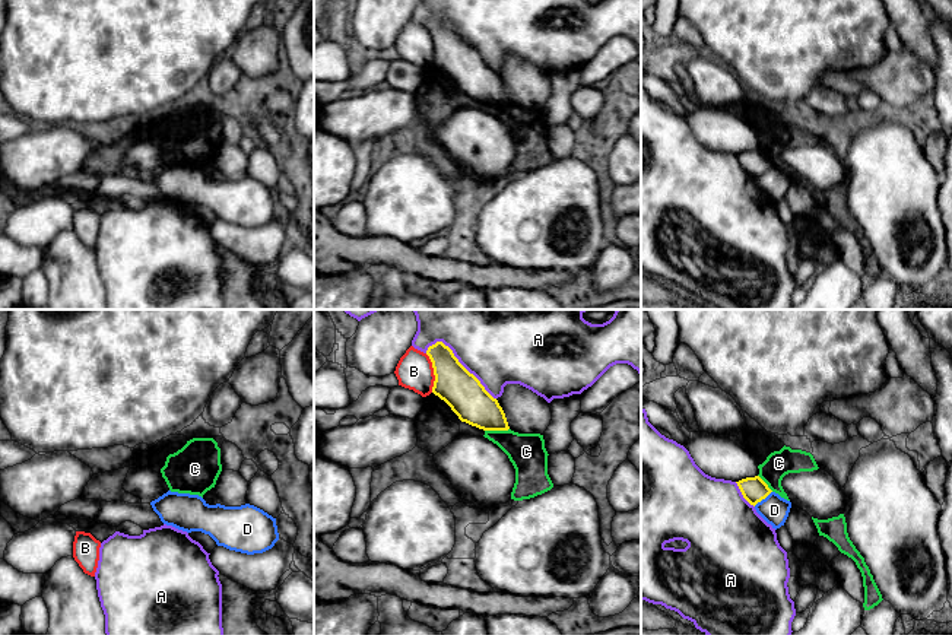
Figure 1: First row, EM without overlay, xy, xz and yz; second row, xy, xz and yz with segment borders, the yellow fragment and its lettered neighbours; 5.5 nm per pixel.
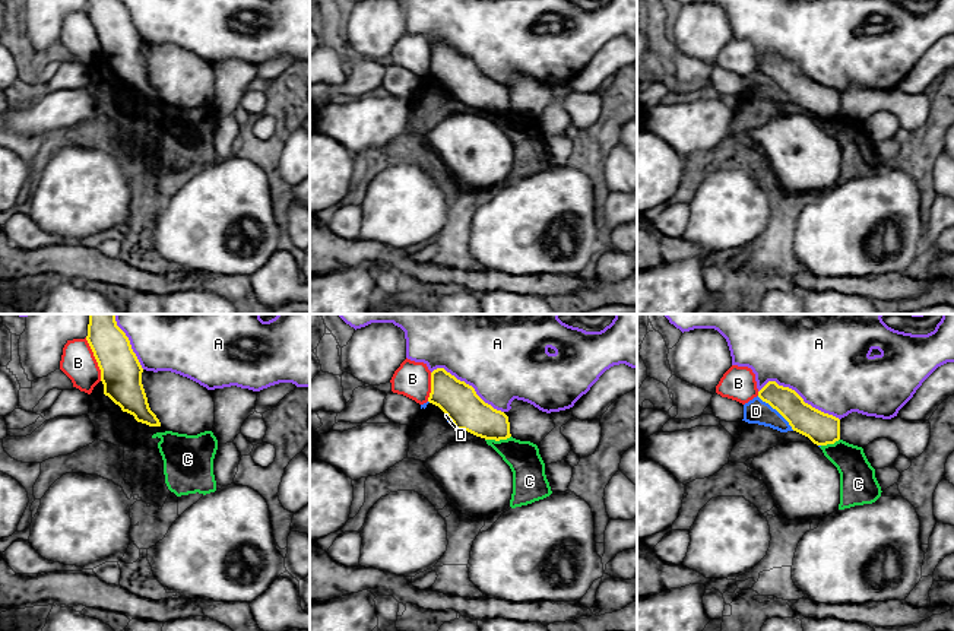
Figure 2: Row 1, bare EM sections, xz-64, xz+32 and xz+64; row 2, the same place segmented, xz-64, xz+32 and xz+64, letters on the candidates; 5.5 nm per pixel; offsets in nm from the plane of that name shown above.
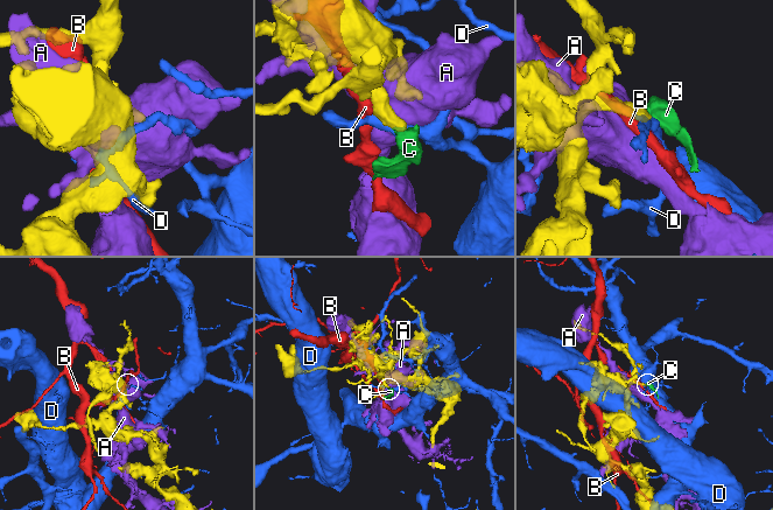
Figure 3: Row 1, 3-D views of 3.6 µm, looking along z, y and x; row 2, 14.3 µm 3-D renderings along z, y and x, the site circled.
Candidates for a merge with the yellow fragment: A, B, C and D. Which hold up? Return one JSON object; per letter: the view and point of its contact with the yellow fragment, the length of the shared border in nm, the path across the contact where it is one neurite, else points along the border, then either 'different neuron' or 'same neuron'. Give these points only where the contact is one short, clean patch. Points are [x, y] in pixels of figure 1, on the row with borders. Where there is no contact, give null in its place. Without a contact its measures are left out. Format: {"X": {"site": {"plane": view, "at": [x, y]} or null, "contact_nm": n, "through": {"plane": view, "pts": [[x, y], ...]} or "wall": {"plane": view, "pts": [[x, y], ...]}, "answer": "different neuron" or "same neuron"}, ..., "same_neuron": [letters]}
{"A": {"site": {"plane": "xz", "at": [459, 362]}, "contact_nm": 480, "answer": "different neuron"}, "B": {"site": {"plane": "xz", "at": [434, 372]}, "contact_nm": 220, "answer": "different neuron"}, "C": {"site": {"plane": "xz", "at": [497, 429]}, "contact_nm": 140, "wall": {"plane": "xz", "pts": [[508, 428], [485, 431]]}, "answer": "different neuron"}, "D": {"site": {"plane": "yz", "at": [762, 498]}, "contact_nm": 130, "answer": "different neuron"}, "same_neuron": []}

